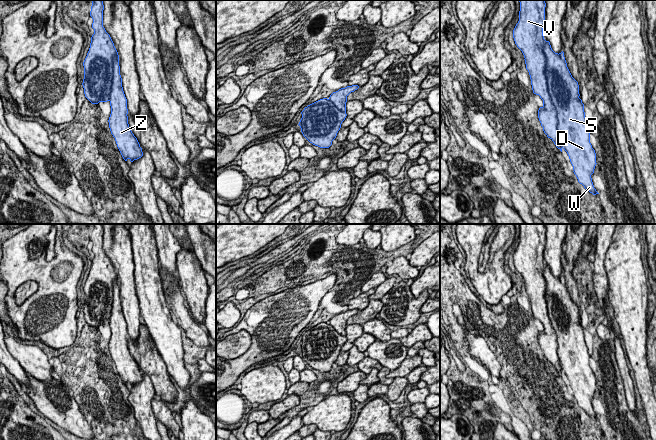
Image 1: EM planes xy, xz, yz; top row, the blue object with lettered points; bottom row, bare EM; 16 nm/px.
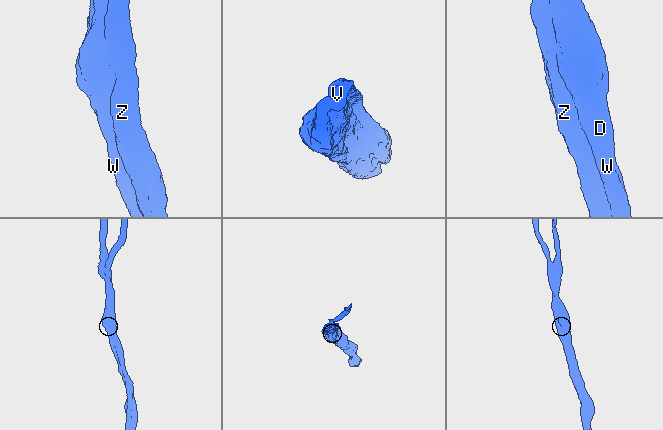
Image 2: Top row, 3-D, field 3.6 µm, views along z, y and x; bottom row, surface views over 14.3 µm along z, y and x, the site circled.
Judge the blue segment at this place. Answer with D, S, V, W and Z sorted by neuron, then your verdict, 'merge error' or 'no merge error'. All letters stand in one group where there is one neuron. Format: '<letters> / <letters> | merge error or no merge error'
D S W / V Z | merge error

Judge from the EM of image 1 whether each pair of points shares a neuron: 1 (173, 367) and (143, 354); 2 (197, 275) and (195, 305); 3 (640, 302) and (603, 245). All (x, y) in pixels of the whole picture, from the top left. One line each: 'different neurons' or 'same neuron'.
1: different neurons
2: same neuron
3: different neurons

